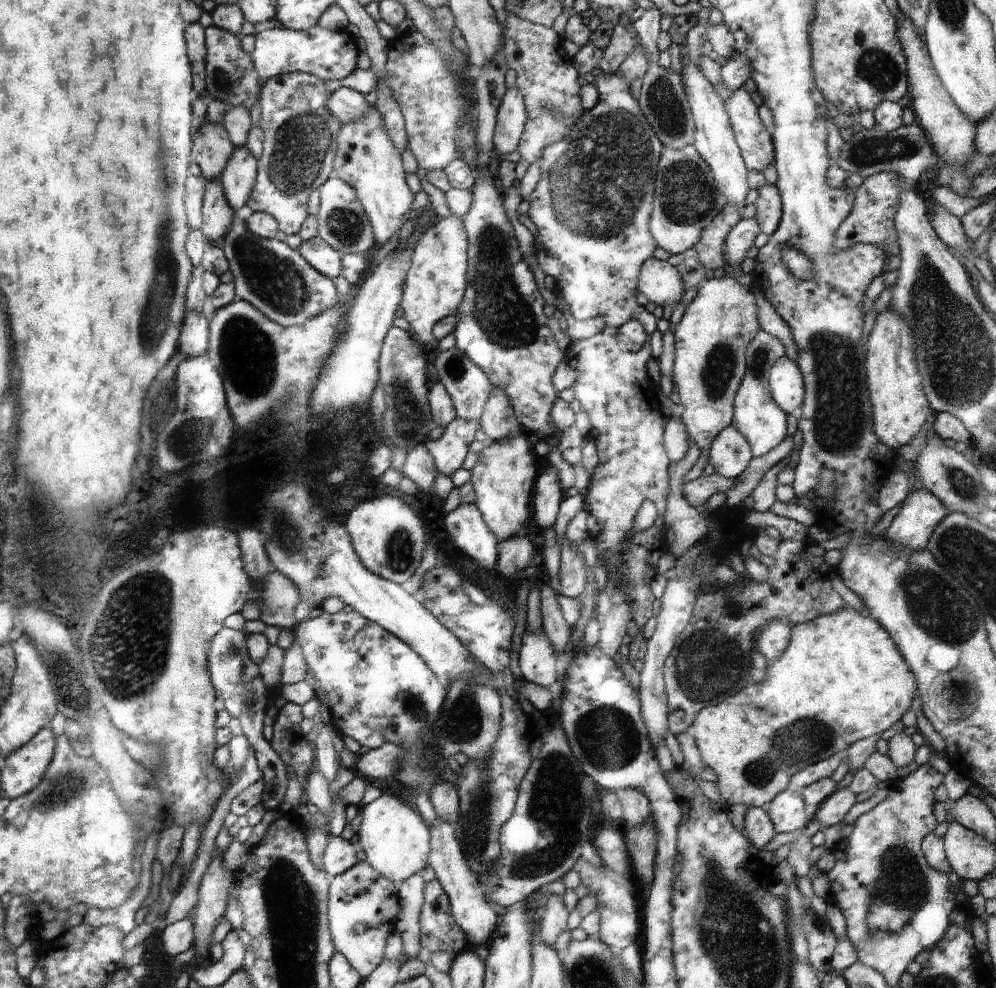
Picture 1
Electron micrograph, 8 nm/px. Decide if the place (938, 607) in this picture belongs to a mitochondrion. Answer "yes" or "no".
yes

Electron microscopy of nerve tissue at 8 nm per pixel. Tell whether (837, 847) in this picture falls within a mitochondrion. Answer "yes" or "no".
no

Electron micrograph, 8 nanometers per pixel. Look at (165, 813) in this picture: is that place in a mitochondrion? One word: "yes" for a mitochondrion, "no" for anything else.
no

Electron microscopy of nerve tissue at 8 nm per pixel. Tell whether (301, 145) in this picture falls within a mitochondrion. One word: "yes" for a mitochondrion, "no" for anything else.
yes

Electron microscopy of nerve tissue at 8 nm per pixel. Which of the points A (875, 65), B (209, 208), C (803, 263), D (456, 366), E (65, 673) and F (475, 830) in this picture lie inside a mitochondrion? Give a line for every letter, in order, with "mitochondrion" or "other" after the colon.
A: mitochondrion
B: other
C: other
D: mitochondrion
E: mitochondrion
F: mitochondrion

